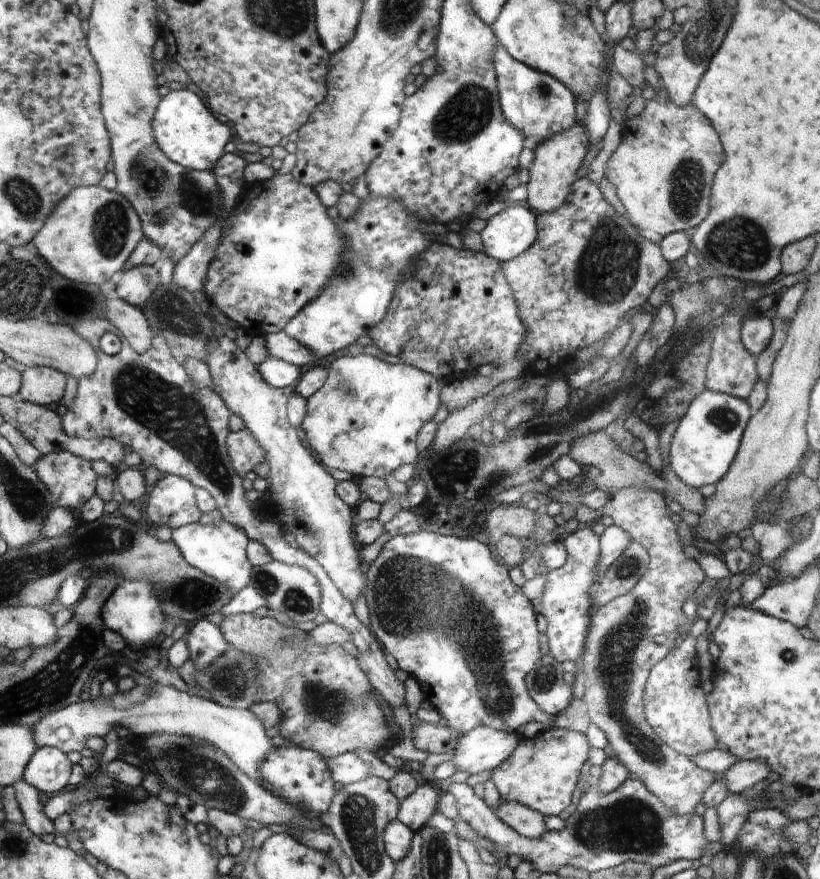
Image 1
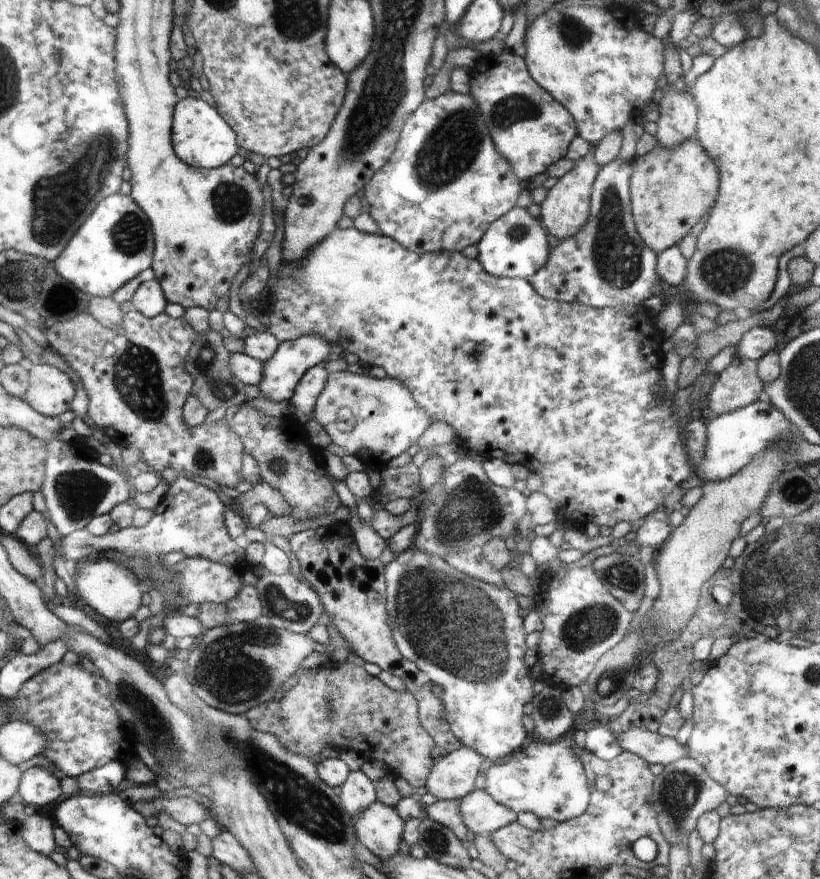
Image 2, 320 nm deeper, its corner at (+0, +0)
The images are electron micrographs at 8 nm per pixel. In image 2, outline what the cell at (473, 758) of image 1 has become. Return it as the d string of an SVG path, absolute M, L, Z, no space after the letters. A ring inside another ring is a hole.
M461 745L441 756L428 776L428 793L438 800L461 800L475 791L484 758L474 748Z

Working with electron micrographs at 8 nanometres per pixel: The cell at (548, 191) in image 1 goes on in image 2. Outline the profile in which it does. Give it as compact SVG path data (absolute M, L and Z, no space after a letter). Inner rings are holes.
M592 154L583 159L575 161L572 171L559 178L558 183L548 189L547 196L541 205L540 219L545 226L546 231L557 239L572 238L589 217L591 207L591 190L599 167L597 162L592 158Z

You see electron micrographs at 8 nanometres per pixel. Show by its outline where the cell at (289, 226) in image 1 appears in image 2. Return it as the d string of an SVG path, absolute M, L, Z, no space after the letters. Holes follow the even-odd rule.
M351 227L348 229L334 230L332 234L324 236L324 240L320 240L318 244L314 244L308 253L300 262L298 262L295 268L294 264L289 264L288 262L283 262L280 266L280 271L278 274L278 282L275 286L275 297L276 300L267 303L264 300L260 300L260 309L264 316L268 316L270 320L270 327L267 329L276 340L279 342L292 341L300 339L300 336L304 334L316 336L324 336L328 342L332 344L337 344L344 350L345 353L352 353L358 356L359 362L364 365L369 365L371 368L378 366L382 367L386 374L390 378L398 378L402 384L406 385L408 389L412 392L412 397L415 398L416 404L420 404L420 408L424 408L428 414L430 414L430 420L432 422L446 422L454 428L456 436L460 438L458 444L462 444L461 449L464 451L478 452L482 454L484 458L488 460L493 460L496 458L503 459L503 462L508 462L508 465L517 464L524 465L532 472L536 472L540 478L542 478L542 486L539 492L546 494L554 504L556 504L557 511L564 510L564 508L571 508L572 512L580 512L580 522L585 526L587 524L596 524L596 526L606 526L606 528L613 528L617 523L627 522L629 525L632 522L638 522L640 518L648 517L650 513L655 512L656 508L678 488L682 486L684 481L688 481L690 475L694 472L692 471L692 464L690 464L689 454L687 453L688 448L685 446L685 440L682 440L682 427L684 422L680 422L680 418L674 414L676 408L672 404L672 400L666 400L662 394L665 394L664 378L662 378L661 365L662 365L662 351L660 345L663 339L660 332L655 326L655 315L651 315L650 312L643 306L638 305L637 308L624 308L623 305L616 306L616 308L600 308L594 309L577 303L564 303L563 301L549 300L544 298L532 288L531 284L519 277L494 277L488 274L487 270L483 268L480 262L475 260L470 260L470 258L464 256L461 252L426 252L426 254L416 254L408 248L404 248L399 241L393 240L391 237L385 235L372 235L361 231L358 231L356 227Z

